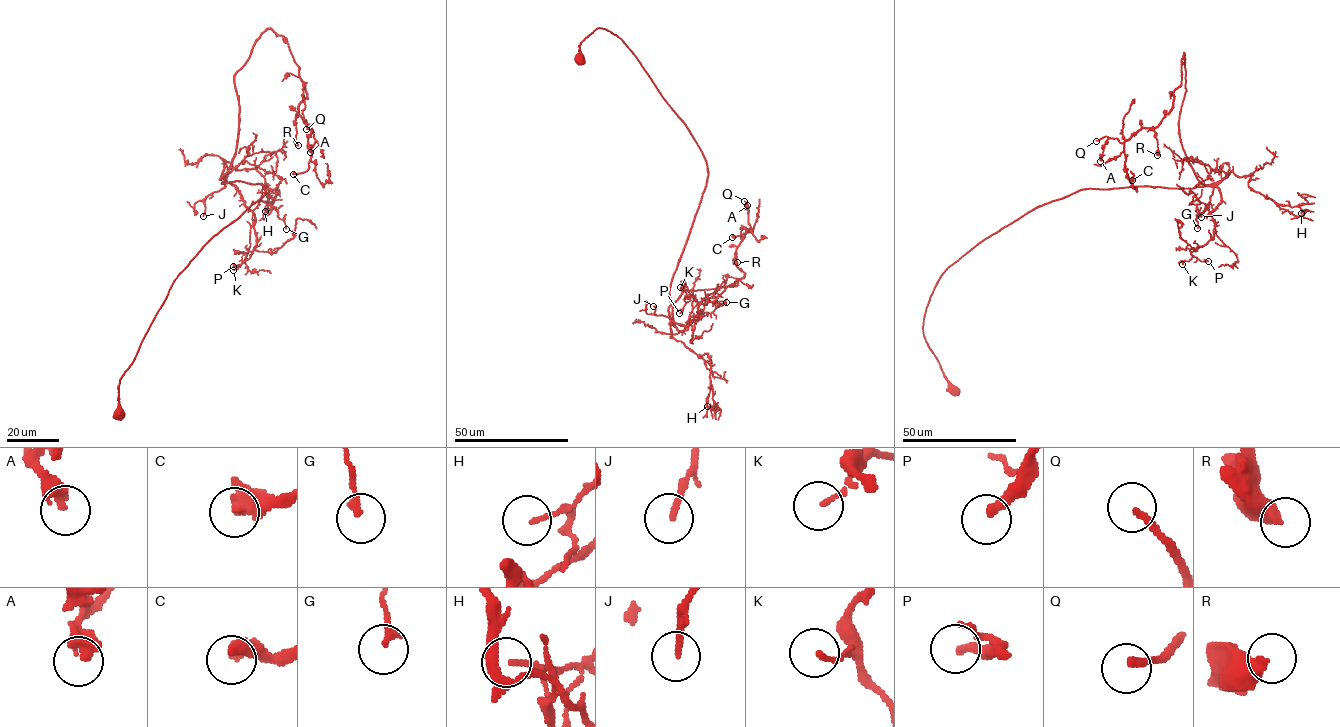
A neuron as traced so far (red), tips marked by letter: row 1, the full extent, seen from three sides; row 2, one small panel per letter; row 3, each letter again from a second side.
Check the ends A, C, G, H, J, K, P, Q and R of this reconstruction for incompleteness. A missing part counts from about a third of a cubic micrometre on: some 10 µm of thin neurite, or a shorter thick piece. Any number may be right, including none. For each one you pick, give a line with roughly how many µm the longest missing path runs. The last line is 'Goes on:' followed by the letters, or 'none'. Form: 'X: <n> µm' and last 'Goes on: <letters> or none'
A: 30 µm
Q: 30 µm
Goes on: A, Q

